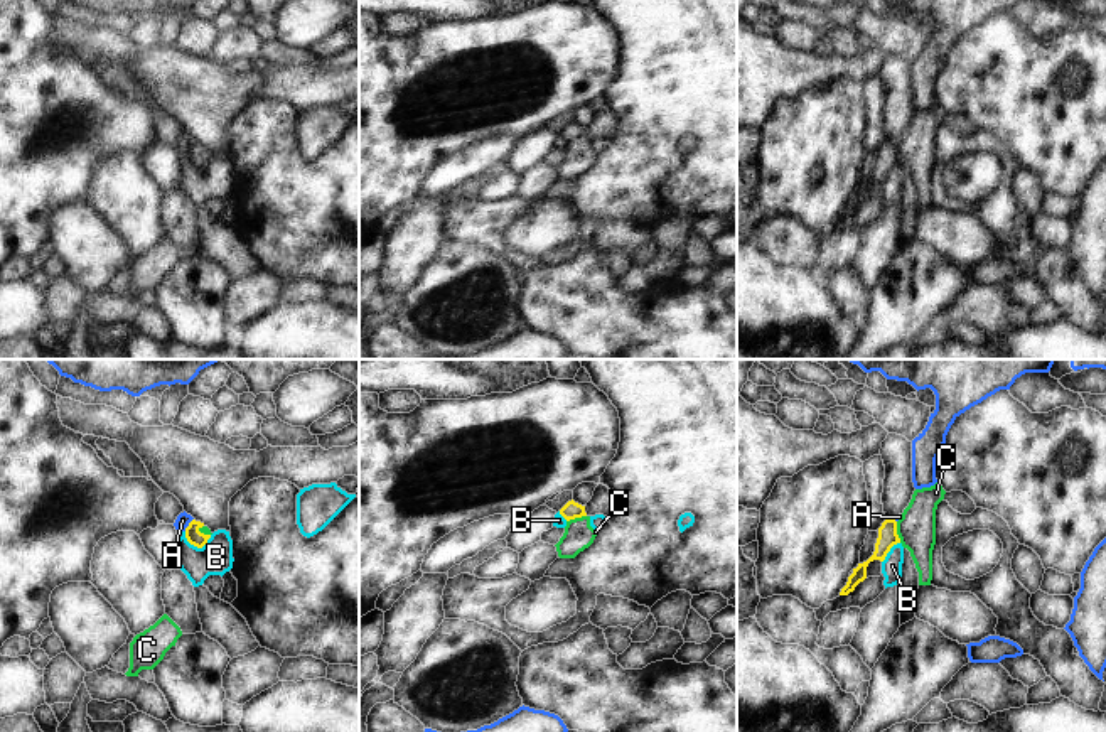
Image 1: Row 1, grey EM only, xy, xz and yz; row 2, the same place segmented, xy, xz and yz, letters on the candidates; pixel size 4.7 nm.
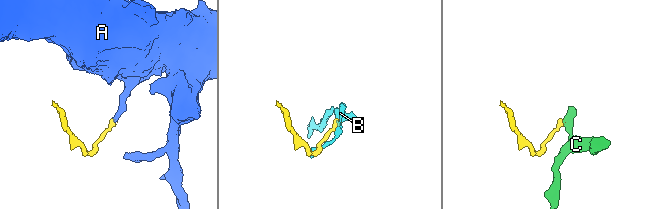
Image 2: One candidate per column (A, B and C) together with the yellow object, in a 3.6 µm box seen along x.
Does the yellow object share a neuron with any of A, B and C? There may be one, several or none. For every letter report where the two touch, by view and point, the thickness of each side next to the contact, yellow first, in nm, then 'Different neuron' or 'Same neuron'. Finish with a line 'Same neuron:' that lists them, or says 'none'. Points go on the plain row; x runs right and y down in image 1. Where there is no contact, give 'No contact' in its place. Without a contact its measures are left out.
A: Touches yellow at xy (189, 147). Thickness 80 nm (yellow) against 70 nm. Different neuron
B: Touches yellow at xy (196, 167). Thickness 80 nm (yellow) against 160 nm. Different neuron
C: Touches yellow at yz (896, 154). Thickness 100 nm (yellow) against 180 nm. Same neuron
Same neuron: C.

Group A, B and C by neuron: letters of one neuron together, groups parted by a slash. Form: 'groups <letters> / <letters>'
groups A B / C

